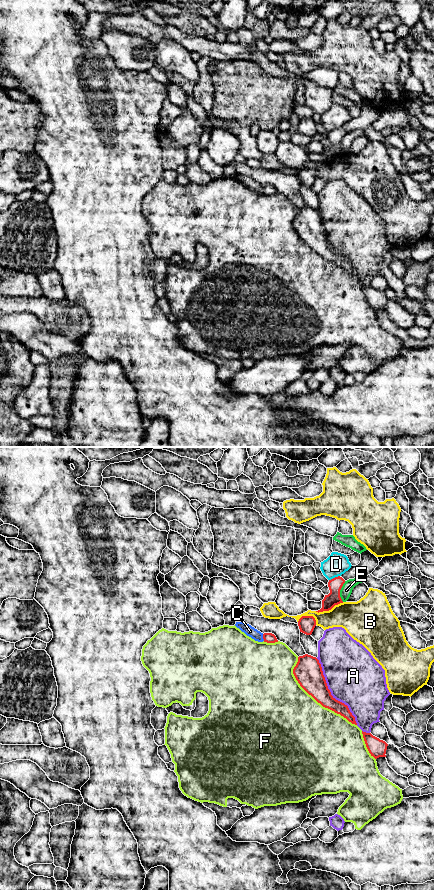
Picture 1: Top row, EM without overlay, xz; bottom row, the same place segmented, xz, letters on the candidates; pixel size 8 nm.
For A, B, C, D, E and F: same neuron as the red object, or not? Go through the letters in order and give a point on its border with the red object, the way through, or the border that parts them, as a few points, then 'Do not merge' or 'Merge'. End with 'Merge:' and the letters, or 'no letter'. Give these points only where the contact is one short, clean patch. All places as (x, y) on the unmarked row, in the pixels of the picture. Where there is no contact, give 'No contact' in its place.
A: Touches red at xz (330, 245). Do not merge
B: Touches red at xz (329, 161). Do not merge
C: Touches red at xz (263, 189). Boundary: xz (262, 186), (264, 192). Do not merge
D: Touches red at xz (335, 129). Boundary: xz (339, 127), (329, 132). Do not merge
E: Touches red at xz (339, 143). Boundary: xz (345, 133), (340, 142), (342, 153). Do not merge
F: Touches red at xz (314, 250). Do not merge
Merge: no letter

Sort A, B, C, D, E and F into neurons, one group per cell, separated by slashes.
A / B / C / D / E / F

